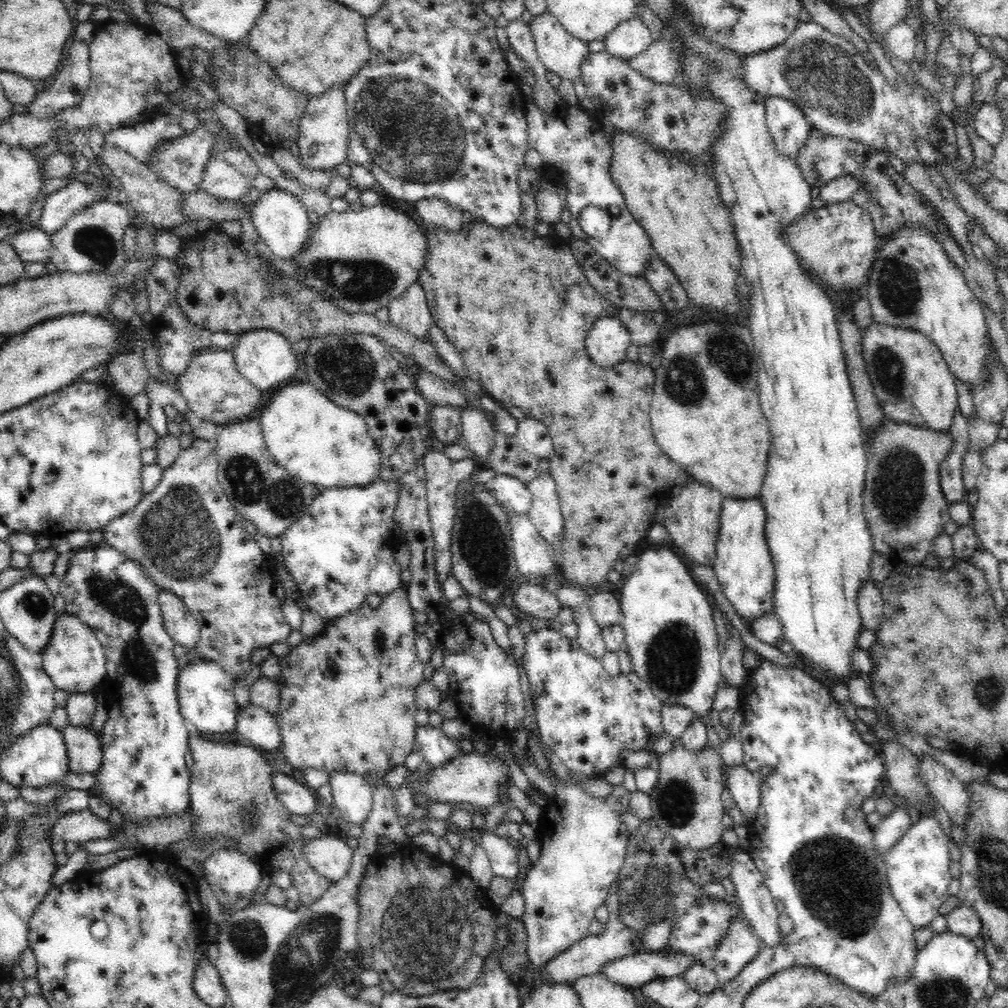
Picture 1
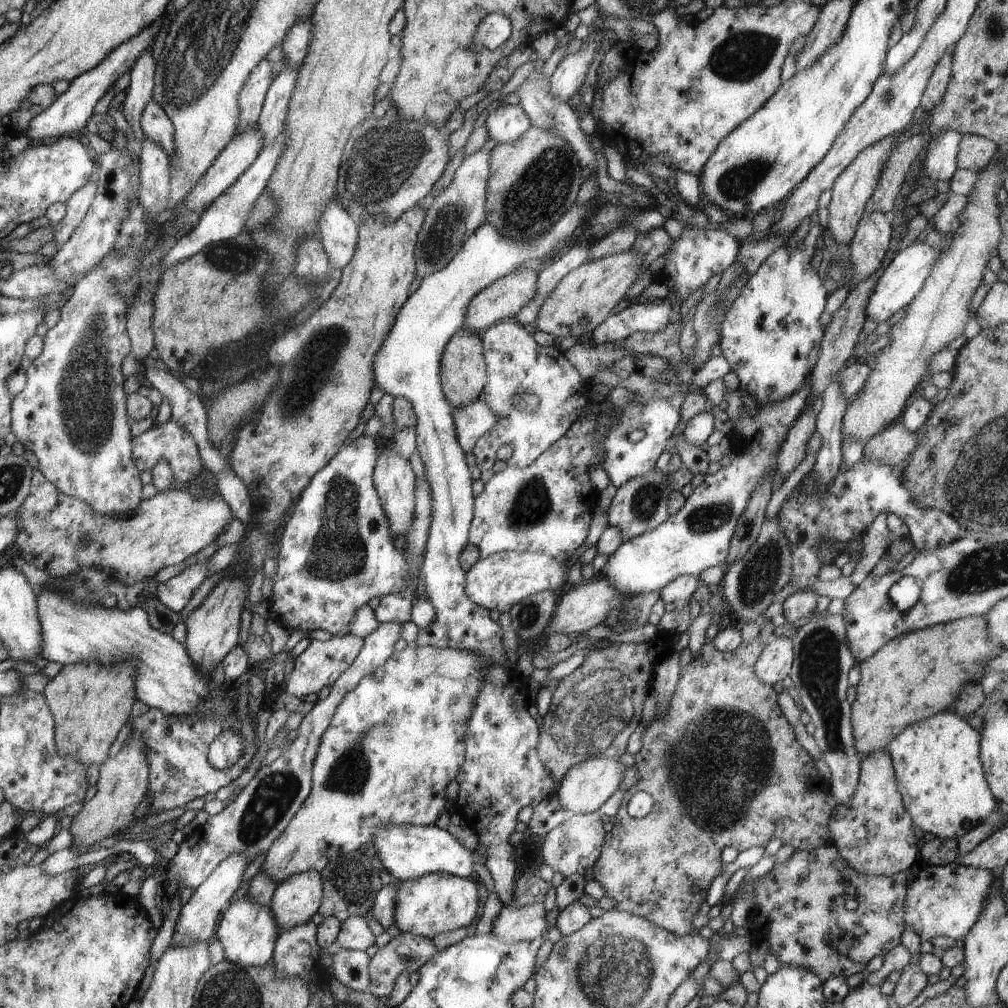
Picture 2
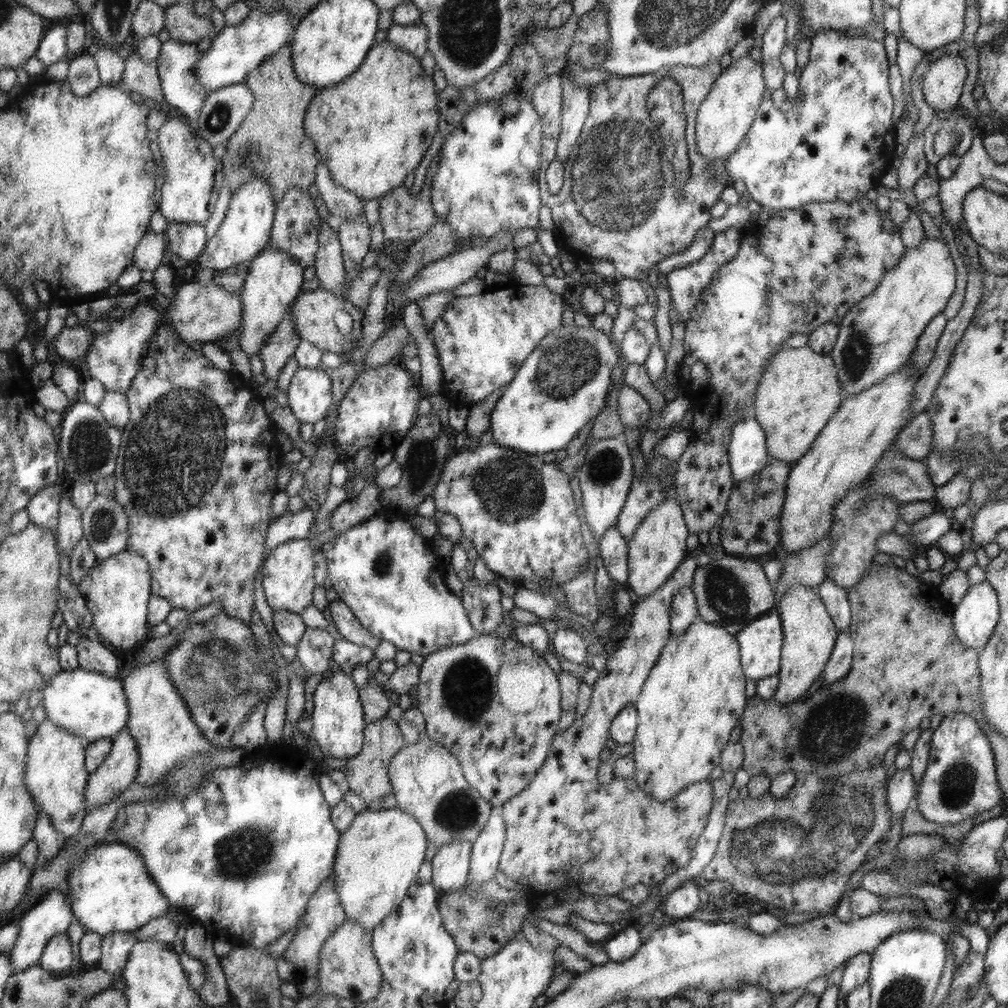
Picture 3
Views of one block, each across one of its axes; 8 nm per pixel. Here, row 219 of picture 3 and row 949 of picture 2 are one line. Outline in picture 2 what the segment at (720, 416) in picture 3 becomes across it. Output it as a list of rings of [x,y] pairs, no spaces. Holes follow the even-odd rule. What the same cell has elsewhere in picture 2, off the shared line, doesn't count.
[[[831,843],[811,851],[795,850],[794,854],[792,854],[788,860],[784,860],[784,862],[776,861],[774,867],[771,867],[770,872],[766,872],[765,875],[753,881],[752,896],[755,905],[749,918],[752,928],[755,930],[753,944],[756,945],[766,941],[769,944],[770,954],[777,957],[780,964],[790,964],[790,966],[806,968],[806,970],[810,970],[810,972],[814,972],[816,976],[821,977],[823,983],[835,976],[842,976],[842,978],[847,979],[849,976],[852,976],[852,974],[862,972],[862,970],[866,968],[866,964],[874,957],[884,957],[894,946],[898,946],[898,944],[900,944],[900,936],[902,936],[902,933],[906,930],[905,899],[908,882],[900,882],[900,875],[901,873],[898,873],[898,876],[868,876],[868,874],[856,872],[856,870],[850,868],[849,864],[846,864],[845,860],[842,860],[841,853],[839,853],[838,849]]]

